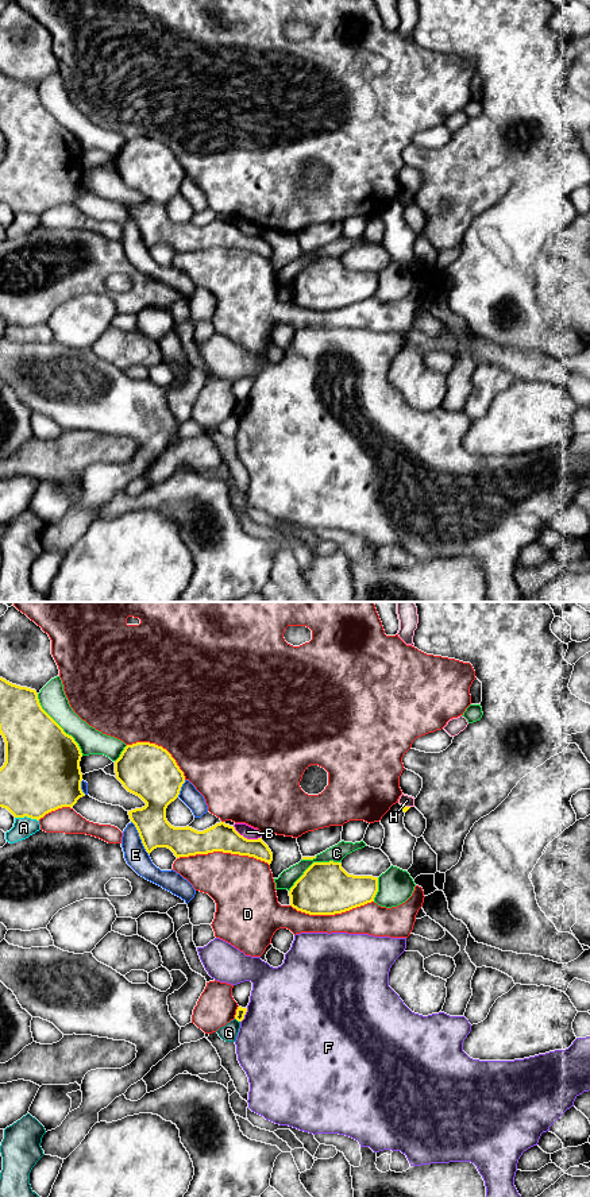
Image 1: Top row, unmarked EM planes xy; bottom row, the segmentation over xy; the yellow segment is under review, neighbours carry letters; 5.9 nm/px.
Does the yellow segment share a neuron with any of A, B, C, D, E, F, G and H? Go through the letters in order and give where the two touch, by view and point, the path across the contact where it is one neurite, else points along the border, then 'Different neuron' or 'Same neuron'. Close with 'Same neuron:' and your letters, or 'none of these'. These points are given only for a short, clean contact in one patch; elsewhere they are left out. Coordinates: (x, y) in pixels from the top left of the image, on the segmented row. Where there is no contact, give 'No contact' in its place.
A: Touches yellow at xy (27, 817). Different neuron
B: Touches yellow at xy (246, 838). Different neuron
C: Touches yellow at xy (312, 864). Different neuron
D: Touches yellow at xy (223, 852). Different neuron
E: Touches yellow at xy (139, 836). Different neuron
F: Touches yellow at xy (245, 1014). Different neuron
G: Touches yellow at xy (238, 1020). Boundary: xy (235, 1018), (239, 1022). Different neuron
H: Touches yellow at xy (405, 806). Boundary: xy (401, 803), (409, 807). Different neuron
Same neuron: none of these

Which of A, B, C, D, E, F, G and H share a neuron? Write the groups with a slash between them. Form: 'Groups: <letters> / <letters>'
Groups: A / B / C / D / E / F / G / H

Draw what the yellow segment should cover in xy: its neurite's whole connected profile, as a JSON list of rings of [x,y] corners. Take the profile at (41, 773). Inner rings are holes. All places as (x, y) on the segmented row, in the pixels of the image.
[[[3,677],[0,734],[5,742],[0,807],[15,818],[39,820],[85,796],[78,744],[42,708],[35,690]]]

